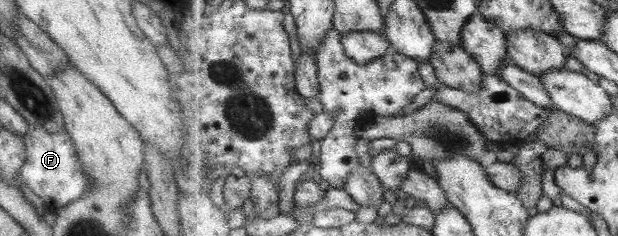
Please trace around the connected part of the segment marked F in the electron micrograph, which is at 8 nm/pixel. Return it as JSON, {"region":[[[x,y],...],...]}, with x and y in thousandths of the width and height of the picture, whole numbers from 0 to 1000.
{"region":[[[42,538],[37,576],[40,669],[31,716],[31,746],[45,801],[65,835],[70,869],[78,869],[78,894],[91,894],[108,860],[126,843],[147,780],[144,750],[125,708],[121,631],[115,589],[104,547],[91,568],[71,559],[71,542]]]}

